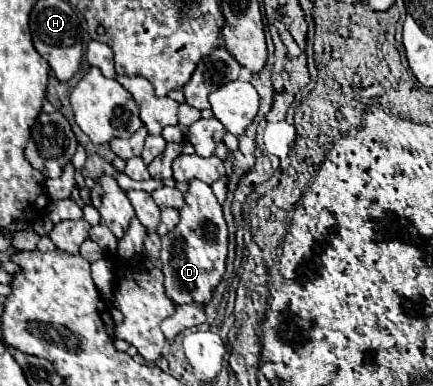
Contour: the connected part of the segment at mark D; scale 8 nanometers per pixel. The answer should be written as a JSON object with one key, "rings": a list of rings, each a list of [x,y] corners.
{"rings":[[[192,180],[190,182],[190,190],[186,192],[186,204],[184,208],[180,208],[180,224],[168,234],[168,244],[164,244],[164,236],[162,236],[162,272],[164,272],[164,288],[166,288],[166,296],[182,306],[182,304],[190,304],[196,302],[198,306],[206,306],[212,300],[212,290],[218,286],[218,282],[224,276],[226,270],[226,254],[228,254],[228,228],[222,216],[222,206],[218,204],[212,188],[200,180]]]}

